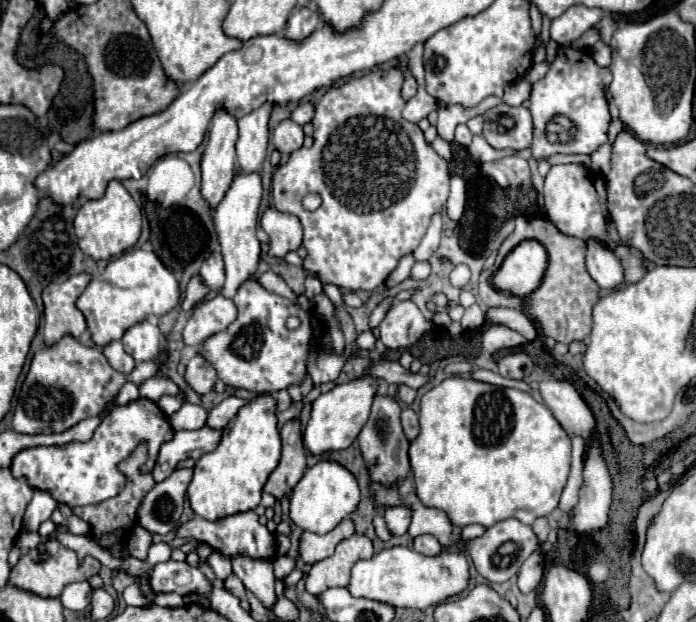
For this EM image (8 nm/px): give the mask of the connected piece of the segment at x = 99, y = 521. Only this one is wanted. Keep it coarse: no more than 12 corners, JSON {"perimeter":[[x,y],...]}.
{"perimeter":[[141,442],[119,466],[127,484],[111,500],[71,512],[91,524],[99,546],[127,540],[141,496],[153,488],[141,474],[147,444]]}

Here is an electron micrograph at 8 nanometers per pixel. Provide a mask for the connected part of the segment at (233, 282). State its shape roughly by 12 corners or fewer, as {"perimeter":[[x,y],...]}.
{"perimeter":[[237,172],[213,208],[223,296],[257,270],[261,174]]}

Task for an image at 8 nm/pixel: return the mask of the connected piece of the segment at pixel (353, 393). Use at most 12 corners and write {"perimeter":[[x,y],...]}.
{"perimeter":[[373,378],[321,394],[303,432],[315,456],[349,448],[369,418]]}

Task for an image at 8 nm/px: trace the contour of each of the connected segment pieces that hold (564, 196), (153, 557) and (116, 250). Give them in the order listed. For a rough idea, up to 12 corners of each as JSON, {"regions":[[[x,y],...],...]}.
{"regions":[[[551,166],[545,210],[567,236],[615,248],[605,180]],[[165,542],[149,548],[147,566],[167,562],[171,558],[171,548]],[[119,180],[75,216],[79,248],[109,260],[135,246],[141,210]]]}

